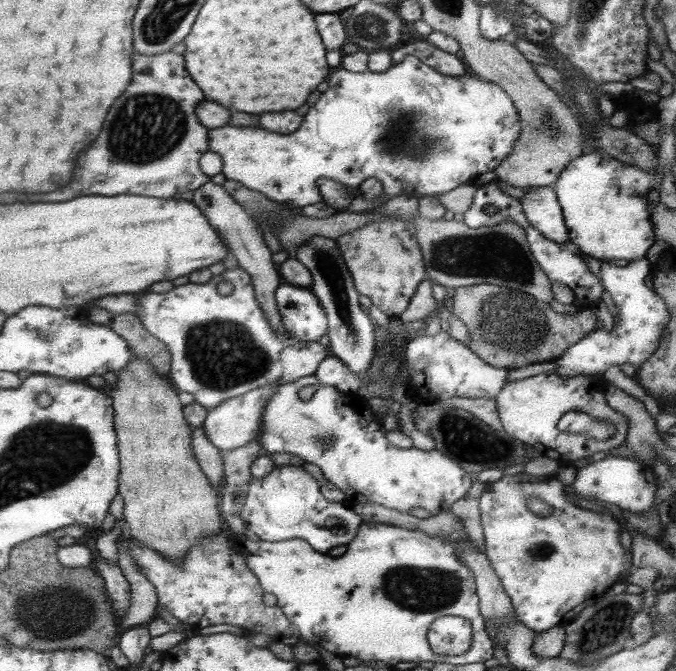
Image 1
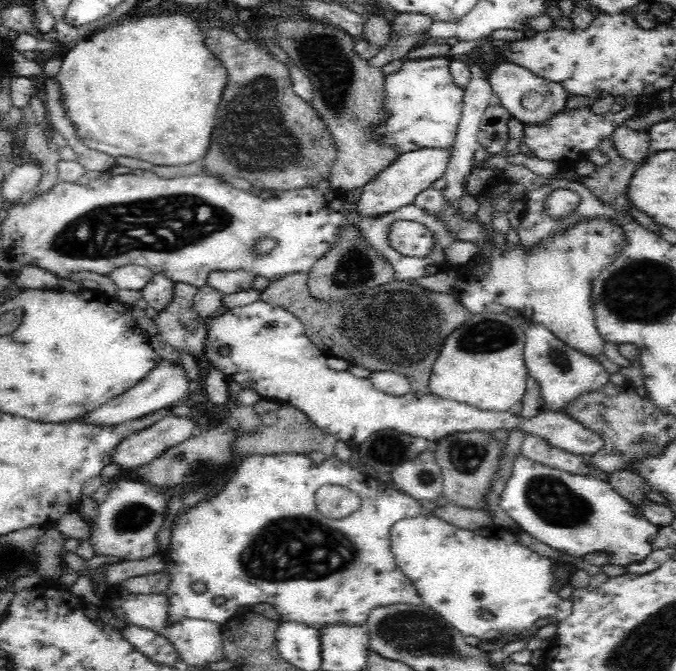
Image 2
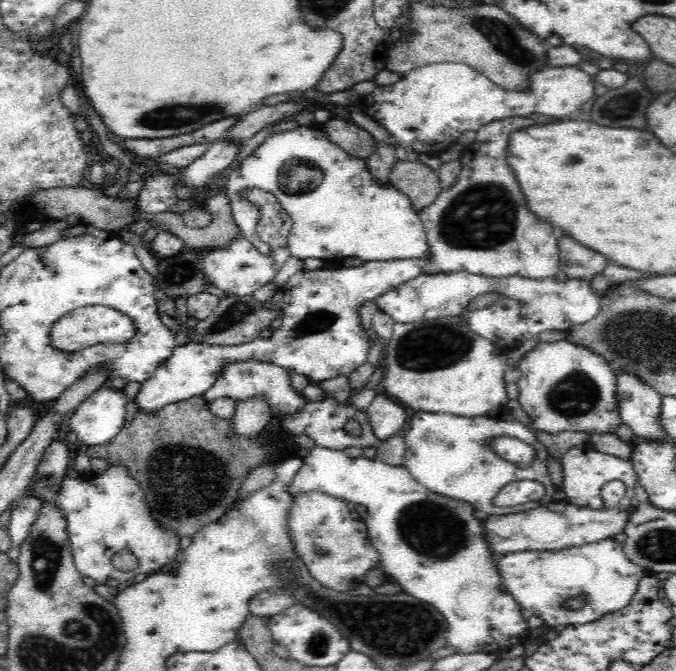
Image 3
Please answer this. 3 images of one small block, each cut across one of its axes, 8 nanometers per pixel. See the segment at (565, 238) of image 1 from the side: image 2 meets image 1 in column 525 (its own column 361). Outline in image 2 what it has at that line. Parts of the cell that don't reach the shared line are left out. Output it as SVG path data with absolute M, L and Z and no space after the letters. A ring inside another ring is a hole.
M448 147L425 148L401 154L390 166L362 187L362 194L357 201L361 215L388 214L388 211L412 203L417 194L430 188L432 183L446 172L448 162L450 162L450 148Z

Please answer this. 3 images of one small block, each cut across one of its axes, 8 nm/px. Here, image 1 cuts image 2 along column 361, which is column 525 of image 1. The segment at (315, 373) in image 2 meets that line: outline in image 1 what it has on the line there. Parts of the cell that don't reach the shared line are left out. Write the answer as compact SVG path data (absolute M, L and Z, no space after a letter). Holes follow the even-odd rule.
M540 373L525 379L507 382L505 388L496 396L497 410L500 412L503 430L524 442L524 444L542 444L544 448L560 453L559 462L574 460L580 463L595 452L607 452L624 445L629 430L629 420L614 410L606 401L607 382L600 376L578 375L574 378L560 378L557 373ZM578 409L592 415L599 422L612 424L614 434L608 440L596 440L590 436L574 435L558 430L560 417L568 410Z

